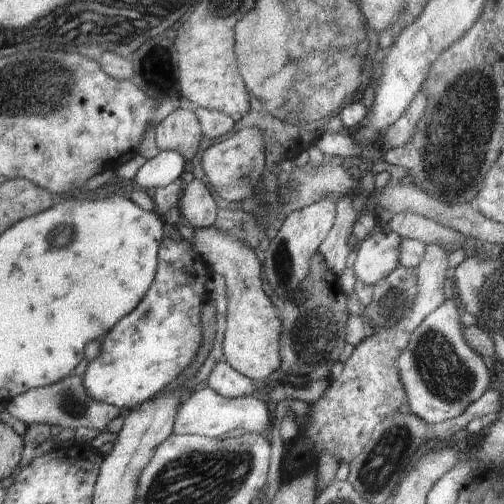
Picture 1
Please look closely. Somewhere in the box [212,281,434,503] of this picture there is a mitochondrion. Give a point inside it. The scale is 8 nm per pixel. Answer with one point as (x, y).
(383, 463)

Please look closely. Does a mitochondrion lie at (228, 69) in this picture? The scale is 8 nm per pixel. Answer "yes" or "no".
no

